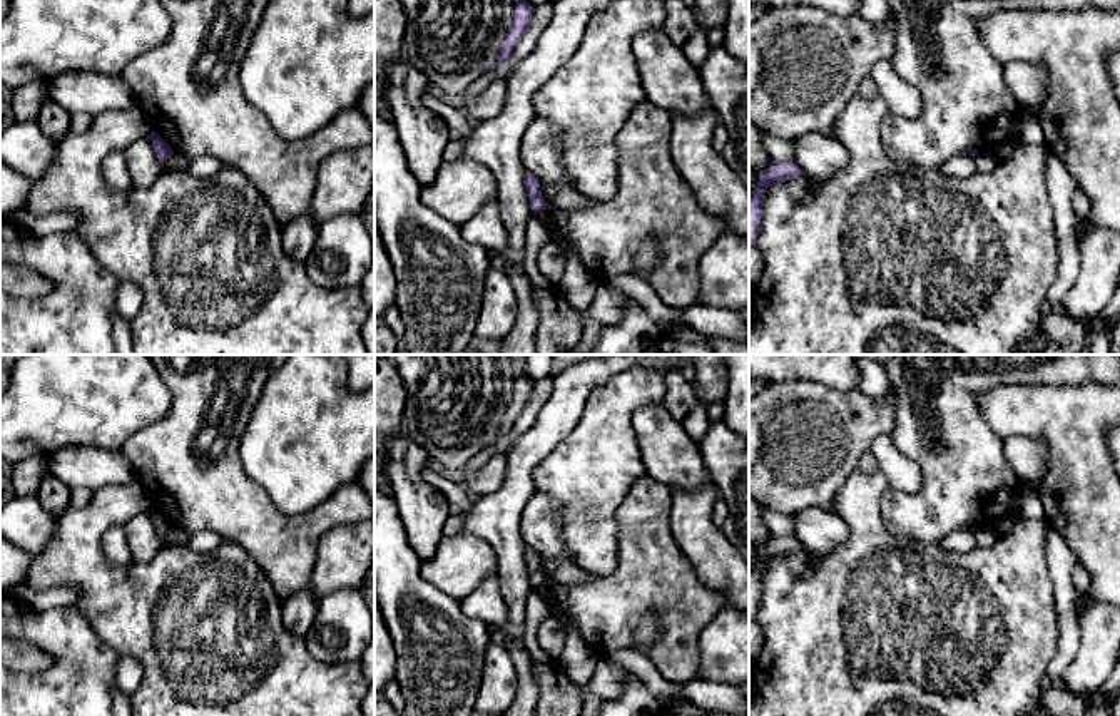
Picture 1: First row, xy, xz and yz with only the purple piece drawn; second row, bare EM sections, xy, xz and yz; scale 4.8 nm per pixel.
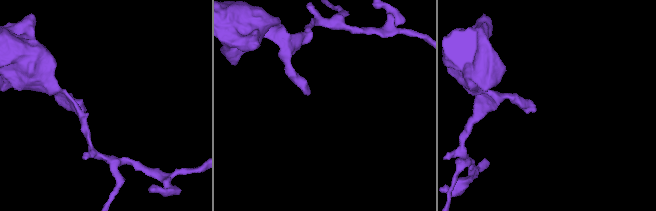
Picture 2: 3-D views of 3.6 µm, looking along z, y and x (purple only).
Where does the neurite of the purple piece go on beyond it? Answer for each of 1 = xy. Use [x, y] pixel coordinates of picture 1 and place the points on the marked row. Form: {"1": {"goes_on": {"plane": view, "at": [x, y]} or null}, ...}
{"1": {"goes_on": null}}

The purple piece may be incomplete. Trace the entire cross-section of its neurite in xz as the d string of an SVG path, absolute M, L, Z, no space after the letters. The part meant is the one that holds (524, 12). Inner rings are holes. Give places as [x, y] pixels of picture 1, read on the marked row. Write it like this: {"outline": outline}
{"outline": "M527 0L517 2L513 10L513 20L512 27L503 40L503 45L500 49L498 64L508 64L512 60L512 54L518 42L522 40L523 33L527 32L532 18L535 13L535 7L530 5Z"}

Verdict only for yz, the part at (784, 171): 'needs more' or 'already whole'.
already whole

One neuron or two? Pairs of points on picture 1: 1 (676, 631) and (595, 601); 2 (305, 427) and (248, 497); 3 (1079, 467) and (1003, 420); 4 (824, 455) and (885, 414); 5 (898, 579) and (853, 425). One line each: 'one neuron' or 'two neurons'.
1: one neuron
2: two neurons
3: one neuron
4: one neuron
5: two neurons

